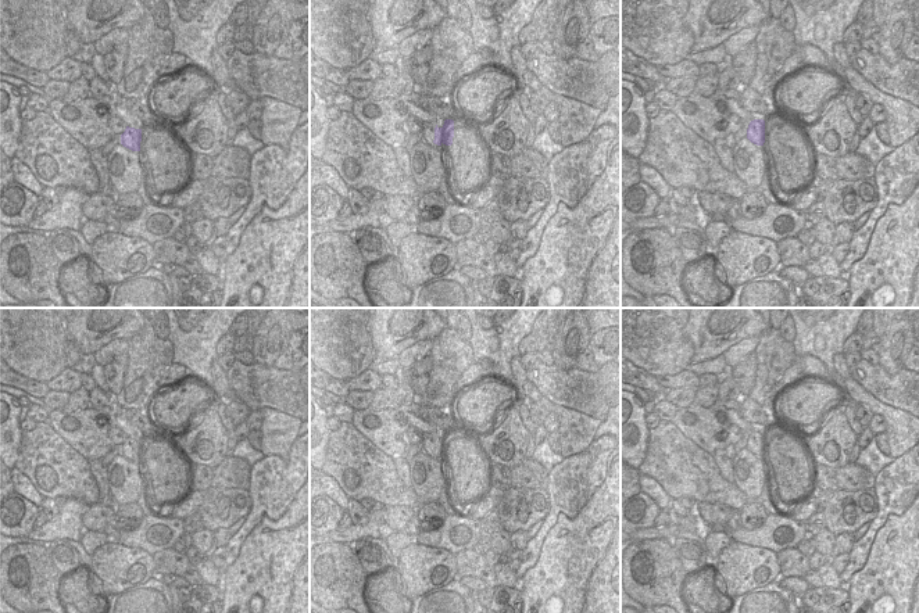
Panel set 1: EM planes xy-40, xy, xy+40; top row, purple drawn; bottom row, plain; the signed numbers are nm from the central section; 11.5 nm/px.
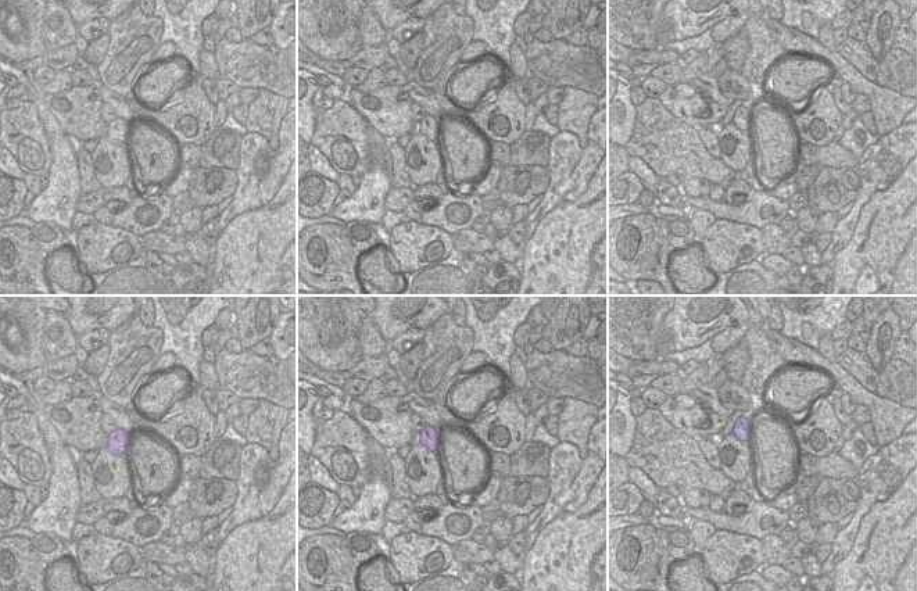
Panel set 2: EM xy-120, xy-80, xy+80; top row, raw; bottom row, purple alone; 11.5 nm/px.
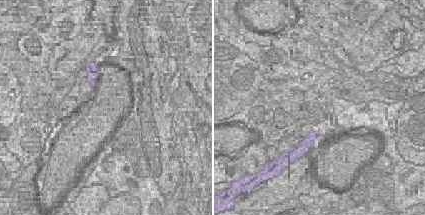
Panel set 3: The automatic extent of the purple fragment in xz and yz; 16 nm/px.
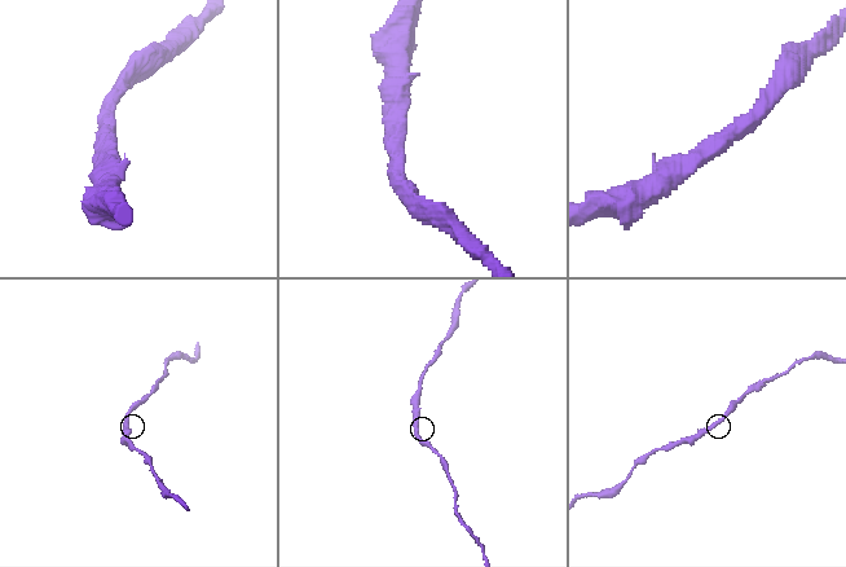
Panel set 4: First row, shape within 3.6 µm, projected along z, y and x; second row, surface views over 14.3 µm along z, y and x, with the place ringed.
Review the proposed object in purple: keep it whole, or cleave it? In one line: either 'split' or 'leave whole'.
leave whole

